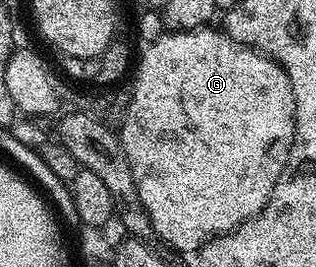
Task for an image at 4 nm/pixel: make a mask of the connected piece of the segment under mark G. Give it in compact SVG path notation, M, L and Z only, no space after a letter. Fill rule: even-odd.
M216 26L200 27L194 31L171 31L160 35L154 43L144 48L141 60L136 60L137 80L131 86L129 108L125 114L123 125L119 128L119 138L123 153L130 163L131 173L134 175L135 187L138 190L139 201L150 218L152 234L162 239L166 248L175 251L199 251L204 243L218 239L229 231L258 215L267 205L279 177L289 160L289 150L293 144L294 114L292 97L293 85L289 74L269 55L256 51L253 47L244 47L236 43L224 30Z

